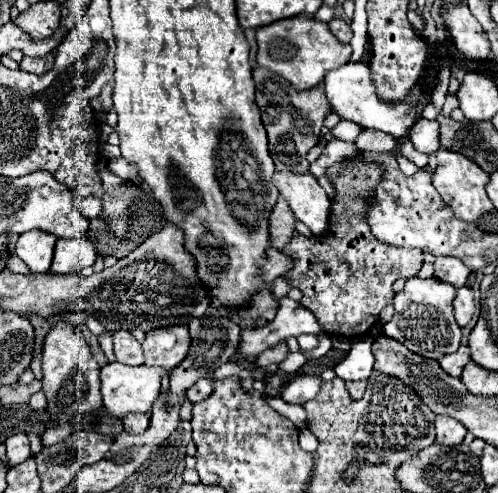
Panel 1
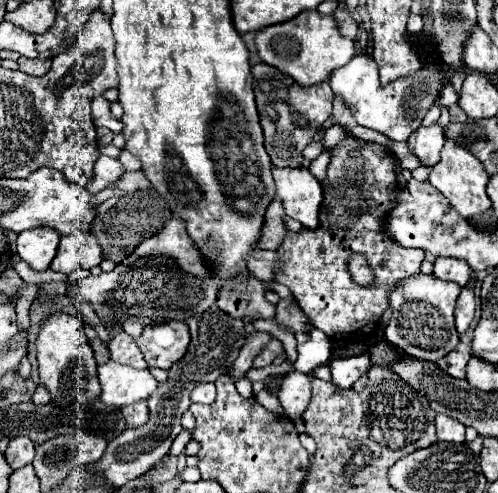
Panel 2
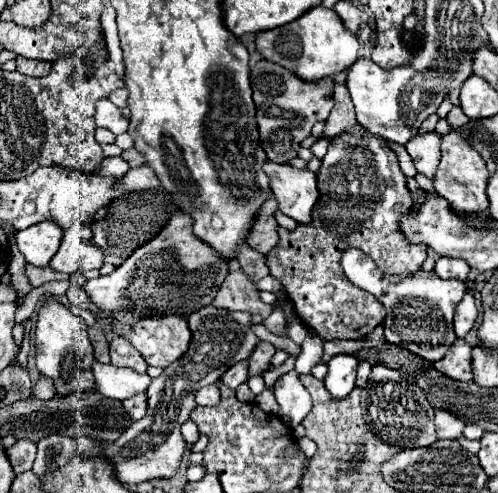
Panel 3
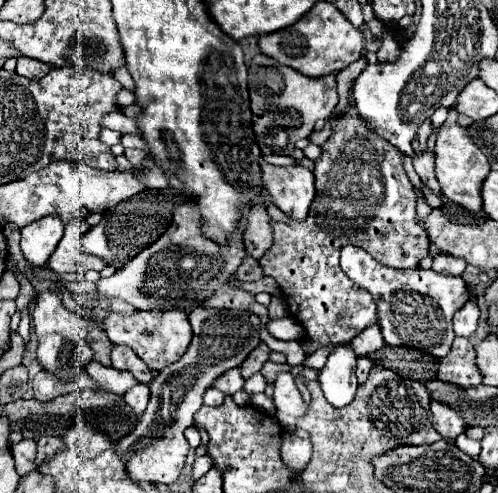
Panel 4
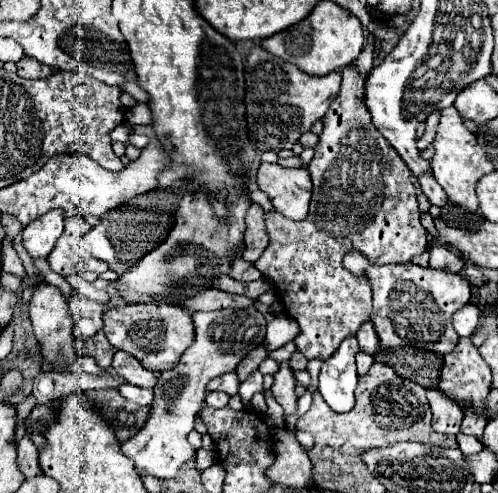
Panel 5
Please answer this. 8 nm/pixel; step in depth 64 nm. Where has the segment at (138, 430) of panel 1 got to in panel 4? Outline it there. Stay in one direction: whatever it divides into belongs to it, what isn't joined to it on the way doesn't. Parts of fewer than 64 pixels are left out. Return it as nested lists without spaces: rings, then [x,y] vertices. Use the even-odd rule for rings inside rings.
[[[140,384],[140,386],[132,388],[132,392],[126,392],[126,396],[122,396],[122,398],[136,412],[136,416],[142,416],[144,414],[144,408],[148,404],[148,396],[150,396],[148,386],[146,384]]]

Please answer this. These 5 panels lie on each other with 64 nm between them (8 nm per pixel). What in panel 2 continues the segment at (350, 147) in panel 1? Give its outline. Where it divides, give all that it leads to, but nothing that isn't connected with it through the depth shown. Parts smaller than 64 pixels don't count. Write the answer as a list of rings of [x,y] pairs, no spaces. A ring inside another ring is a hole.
[[[324,148],[322,154],[316,160],[312,160],[312,164],[310,164],[310,172],[316,174],[316,178],[320,182],[326,180],[326,170],[328,170],[328,164],[330,164],[330,158],[332,158],[332,150],[334,148]]]

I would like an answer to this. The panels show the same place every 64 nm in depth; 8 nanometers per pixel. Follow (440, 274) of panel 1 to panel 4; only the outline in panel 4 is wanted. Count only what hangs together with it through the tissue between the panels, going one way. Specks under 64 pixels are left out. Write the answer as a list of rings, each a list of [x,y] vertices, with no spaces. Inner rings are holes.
[[[438,254],[438,256],[434,258],[432,270],[440,272],[440,274],[444,274],[444,276],[462,276],[462,272],[466,270],[466,260]]]

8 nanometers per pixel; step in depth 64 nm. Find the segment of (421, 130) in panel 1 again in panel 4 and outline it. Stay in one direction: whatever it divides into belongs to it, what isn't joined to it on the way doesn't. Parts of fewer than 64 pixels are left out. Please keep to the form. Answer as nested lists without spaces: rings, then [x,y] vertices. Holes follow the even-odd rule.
[[[432,150],[416,152],[416,156],[414,156],[414,170],[418,172],[420,180],[426,186],[430,186],[436,194],[440,194],[438,180],[436,180],[436,174],[434,174],[434,164],[436,164],[436,154]]]

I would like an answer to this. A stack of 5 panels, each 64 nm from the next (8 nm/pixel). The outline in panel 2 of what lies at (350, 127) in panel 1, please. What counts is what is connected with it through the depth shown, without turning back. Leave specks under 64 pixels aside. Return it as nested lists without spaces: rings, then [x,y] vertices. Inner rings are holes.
[[[336,124],[336,126],[332,126],[332,128],[326,130],[326,134],[324,134],[324,146],[336,146],[336,144],[344,142],[344,140],[350,138],[350,136],[352,136],[352,134],[350,134],[344,126]]]

